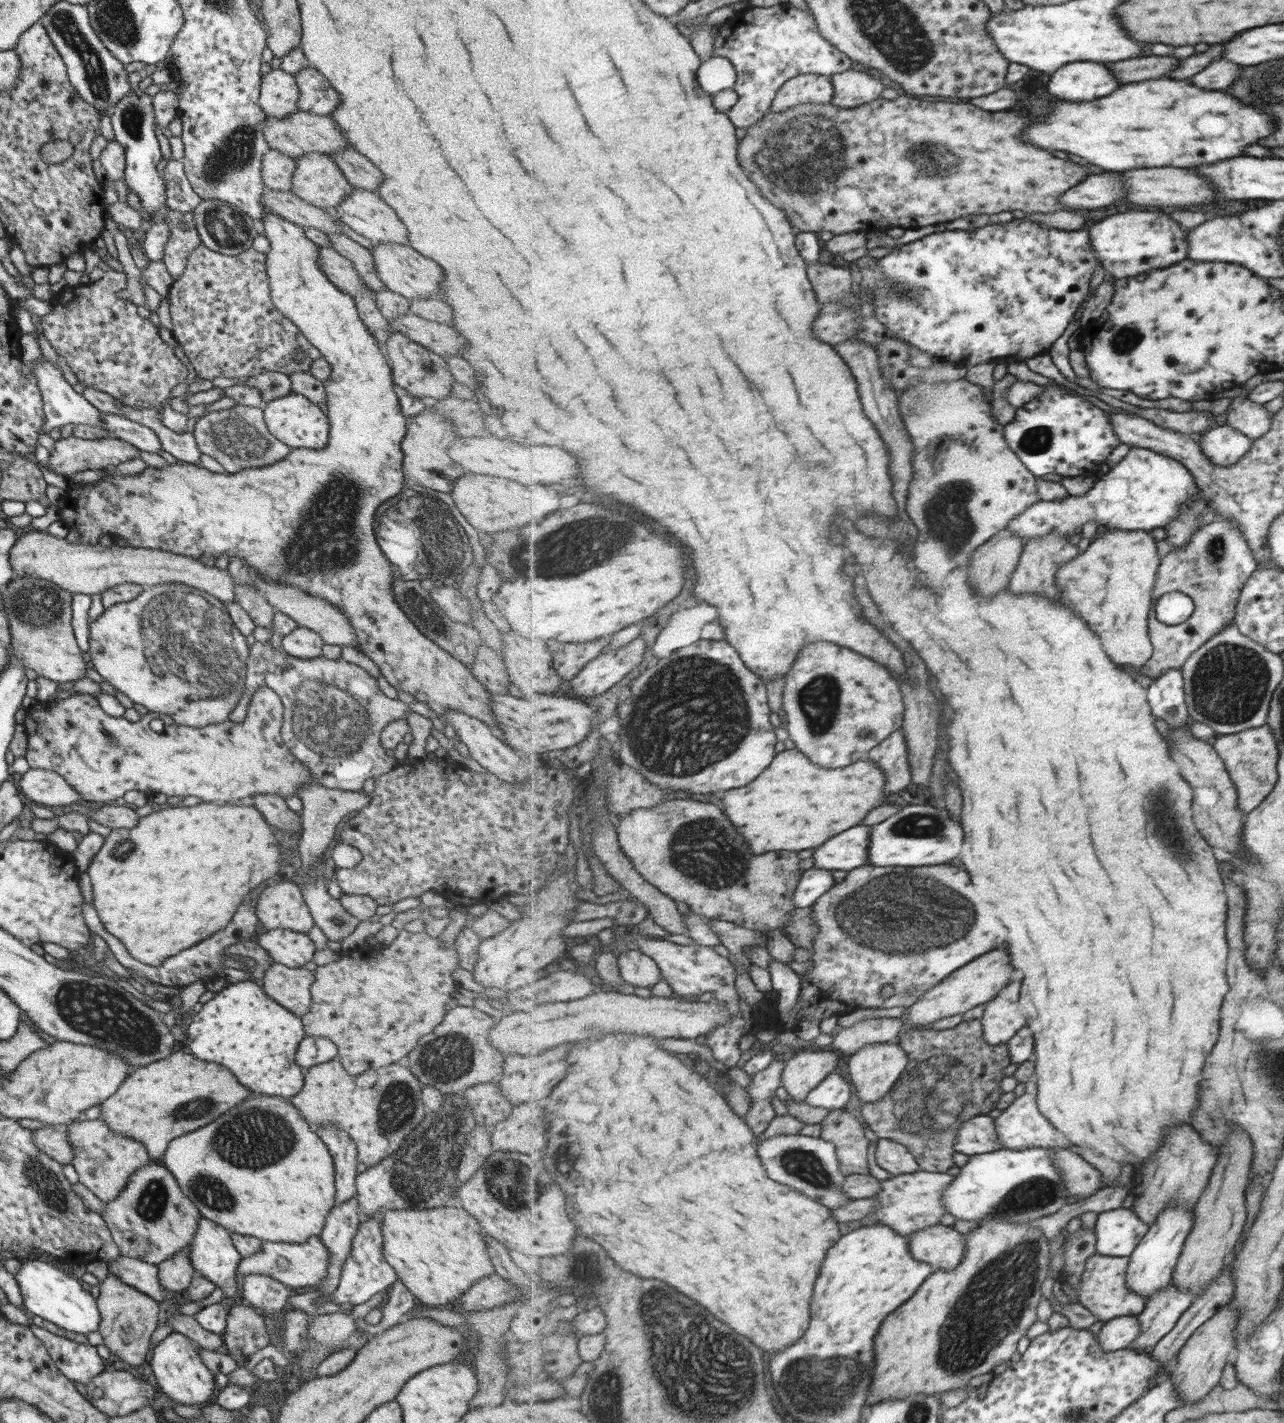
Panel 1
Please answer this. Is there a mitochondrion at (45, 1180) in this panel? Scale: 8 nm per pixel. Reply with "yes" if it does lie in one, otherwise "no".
yes

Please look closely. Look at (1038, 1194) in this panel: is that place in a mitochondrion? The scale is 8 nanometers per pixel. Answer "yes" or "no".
yes

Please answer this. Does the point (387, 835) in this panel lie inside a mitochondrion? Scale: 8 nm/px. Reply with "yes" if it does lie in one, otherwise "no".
yes

